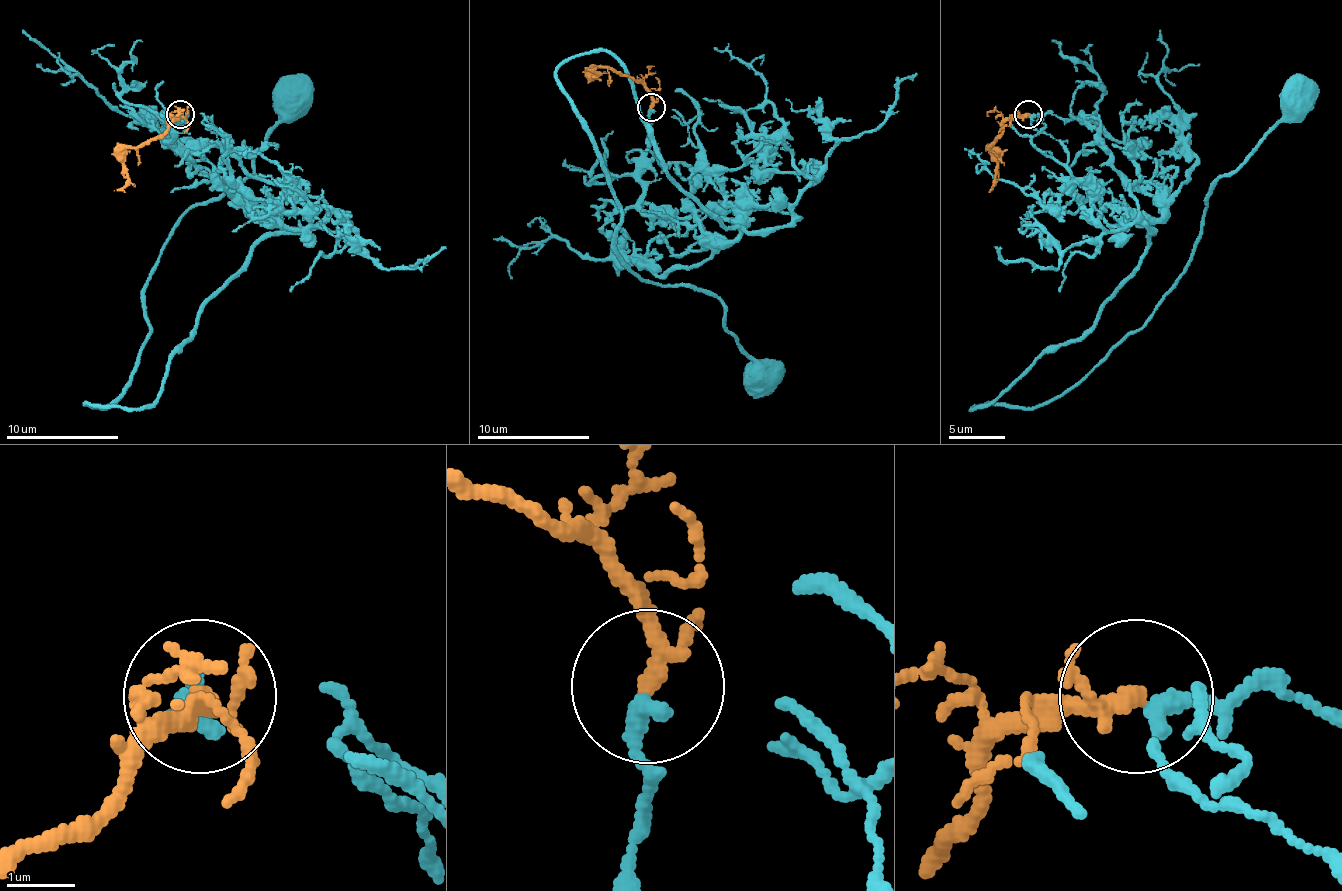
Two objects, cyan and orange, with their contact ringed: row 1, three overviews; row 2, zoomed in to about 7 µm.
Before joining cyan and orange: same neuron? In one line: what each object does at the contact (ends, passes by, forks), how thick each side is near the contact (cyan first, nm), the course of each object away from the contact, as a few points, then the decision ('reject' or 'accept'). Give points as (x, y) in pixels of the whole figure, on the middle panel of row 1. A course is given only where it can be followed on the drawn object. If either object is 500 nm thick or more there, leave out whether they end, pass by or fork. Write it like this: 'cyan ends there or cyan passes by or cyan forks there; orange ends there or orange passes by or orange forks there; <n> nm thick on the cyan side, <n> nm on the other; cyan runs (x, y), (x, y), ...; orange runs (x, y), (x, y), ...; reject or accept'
cyan ends there; orange passes by; 280 nm thick on the cyan side, 200 nm on the other; cyan runs (649, 109), (646, 202), (798, 218), (713, 218), (624, 67), (562, 64), (615, 252), (713, 294), (770, 379); orange runs (652, 106), (652, 92), (629, 75), (598, 67), (595, 75), (584, 69); reject

